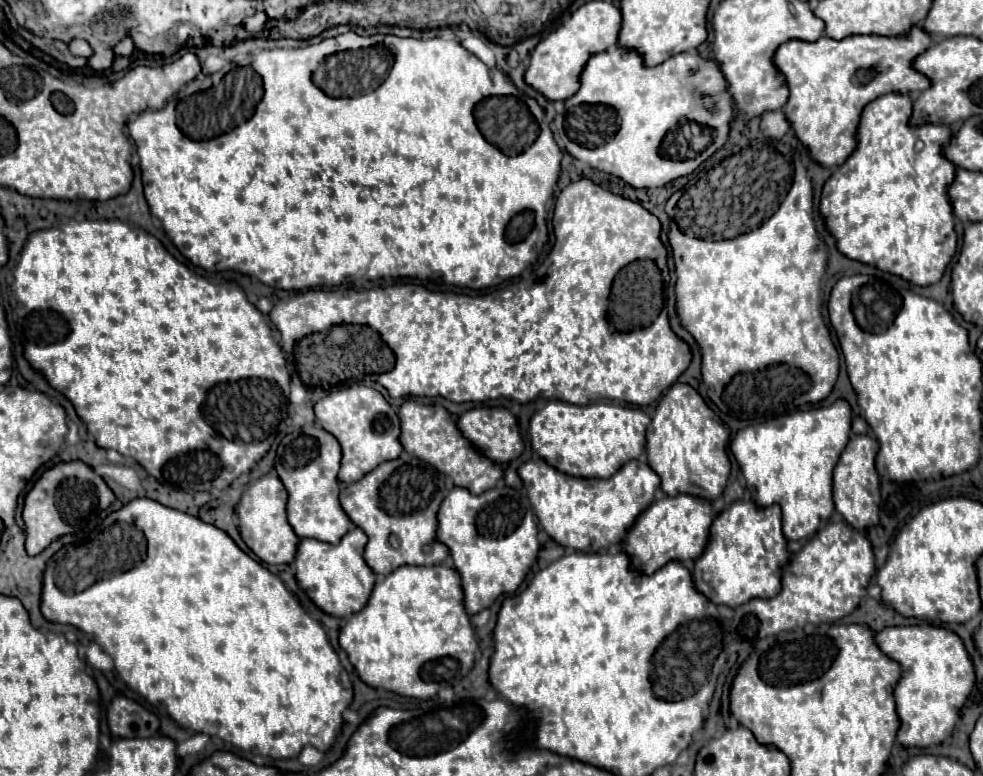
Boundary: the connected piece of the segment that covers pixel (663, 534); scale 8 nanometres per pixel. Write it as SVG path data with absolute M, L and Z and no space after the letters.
M677 494L677 496L665 496L657 502L653 502L633 524L633 528L627 532L627 546L625 552L631 556L631 566L653 574L661 566L665 566L669 560L681 560L687 562L695 560L703 554L705 546L709 544L709 528L715 520L713 502L701 500L697 496L689 494Z

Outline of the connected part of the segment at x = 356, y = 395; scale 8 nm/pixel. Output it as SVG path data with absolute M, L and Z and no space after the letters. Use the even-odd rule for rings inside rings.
M349 386L331 392L315 404L315 416L321 426L339 440L343 448L343 462L339 470L341 482L357 482L381 462L393 460L403 452L403 446L399 442L399 416L395 408L373 388Z

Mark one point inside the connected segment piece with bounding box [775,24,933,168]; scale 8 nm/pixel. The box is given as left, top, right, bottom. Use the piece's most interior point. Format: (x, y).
(831, 81)

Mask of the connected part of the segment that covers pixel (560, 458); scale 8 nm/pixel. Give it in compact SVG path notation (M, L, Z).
M551 400L531 418L529 434L533 450L553 468L577 478L609 478L625 462L635 460L645 450L645 428L651 418L635 408L621 404L587 404L575 406Z

